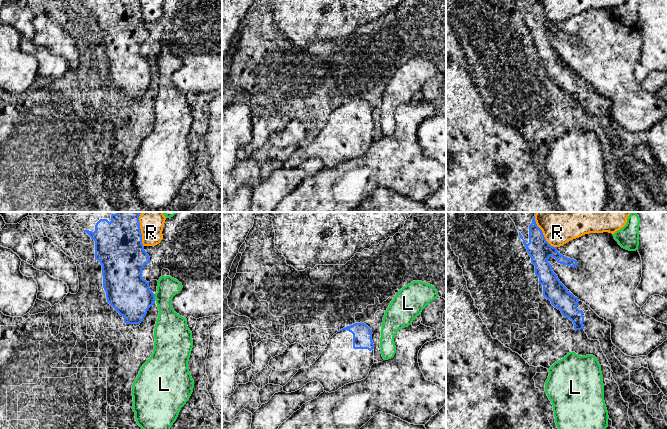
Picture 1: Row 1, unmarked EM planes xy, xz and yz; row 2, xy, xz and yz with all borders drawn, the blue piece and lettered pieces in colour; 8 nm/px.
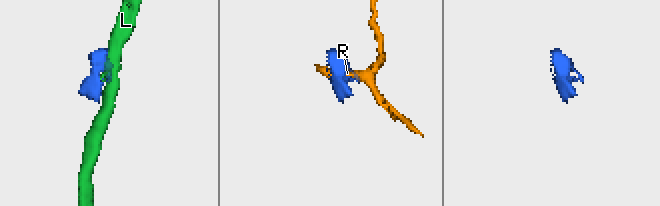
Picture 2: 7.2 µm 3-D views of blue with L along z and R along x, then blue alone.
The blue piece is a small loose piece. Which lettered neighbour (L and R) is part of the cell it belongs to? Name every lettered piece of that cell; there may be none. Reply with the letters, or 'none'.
none

